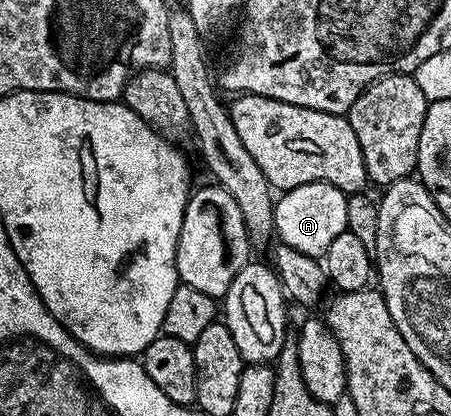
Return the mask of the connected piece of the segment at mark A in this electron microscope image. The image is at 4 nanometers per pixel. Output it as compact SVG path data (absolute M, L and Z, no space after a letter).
M325 181L306 183L279 194L275 202L276 237L294 251L302 251L308 257L323 258L330 243L347 230L348 197L338 187Z

